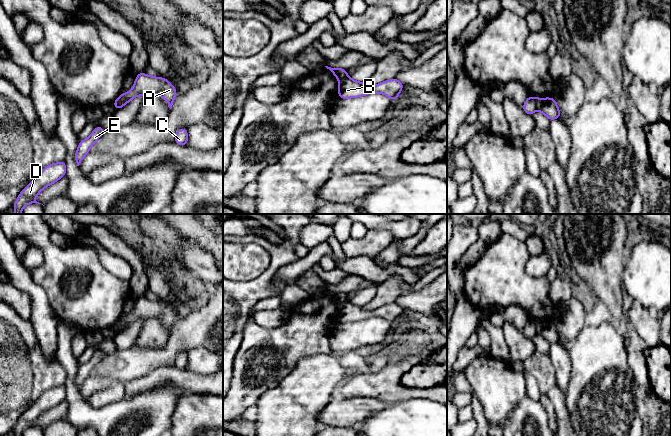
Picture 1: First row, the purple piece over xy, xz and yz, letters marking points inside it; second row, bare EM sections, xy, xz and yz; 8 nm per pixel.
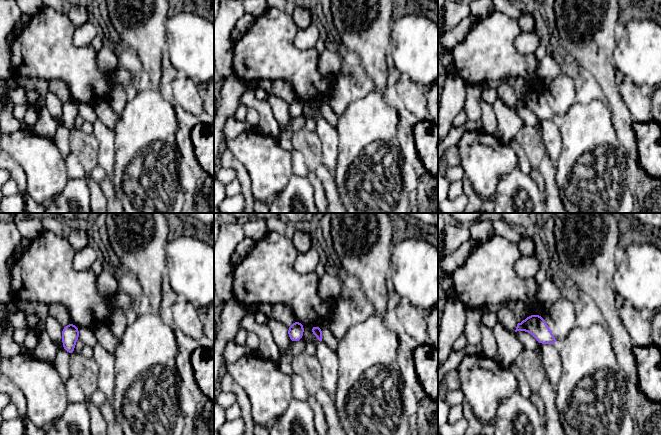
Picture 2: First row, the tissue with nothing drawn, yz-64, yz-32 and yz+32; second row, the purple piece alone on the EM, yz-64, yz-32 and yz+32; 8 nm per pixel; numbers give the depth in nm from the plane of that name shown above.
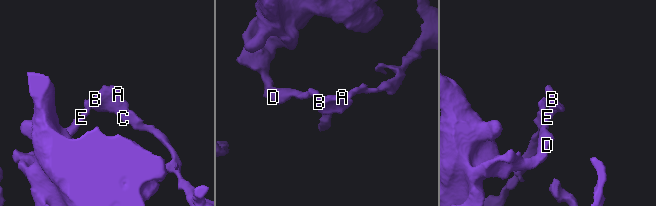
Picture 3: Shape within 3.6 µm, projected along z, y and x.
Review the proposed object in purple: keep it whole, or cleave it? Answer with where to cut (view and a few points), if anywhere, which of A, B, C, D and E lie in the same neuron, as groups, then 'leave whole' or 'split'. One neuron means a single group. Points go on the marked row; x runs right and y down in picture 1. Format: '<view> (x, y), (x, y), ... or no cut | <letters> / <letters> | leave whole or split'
yz (534, 98), (537, 108) | A B C / D E | split

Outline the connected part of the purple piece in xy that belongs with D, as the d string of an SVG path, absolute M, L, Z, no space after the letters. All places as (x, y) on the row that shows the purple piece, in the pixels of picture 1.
M66 161L57 162L46 166L34 180L32 180L19 194L13 208L14 214L21 214L27 204L38 203L36 196L47 186L55 183L66 175Z

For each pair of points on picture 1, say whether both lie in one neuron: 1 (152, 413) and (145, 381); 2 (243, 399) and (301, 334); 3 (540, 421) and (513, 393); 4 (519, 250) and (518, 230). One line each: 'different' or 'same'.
1: different
2: same
3: different
4: different

